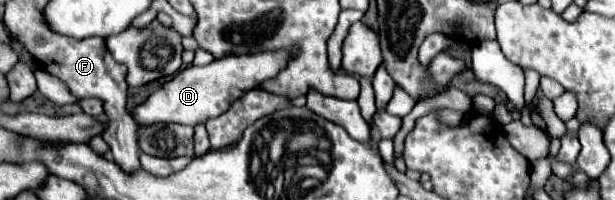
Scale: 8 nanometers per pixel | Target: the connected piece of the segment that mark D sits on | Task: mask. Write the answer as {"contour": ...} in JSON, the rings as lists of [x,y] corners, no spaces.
{"contour":[[[276,49],[248,55],[226,55],[222,59],[214,59],[210,65],[204,67],[188,65],[186,69],[176,73],[174,79],[170,79],[158,91],[154,91],[132,113],[140,125],[148,125],[150,121],[174,121],[182,125],[198,125],[202,121],[222,115],[248,89],[260,87],[264,81],[276,77],[282,69],[286,69],[288,61],[290,53],[286,49]]]}

